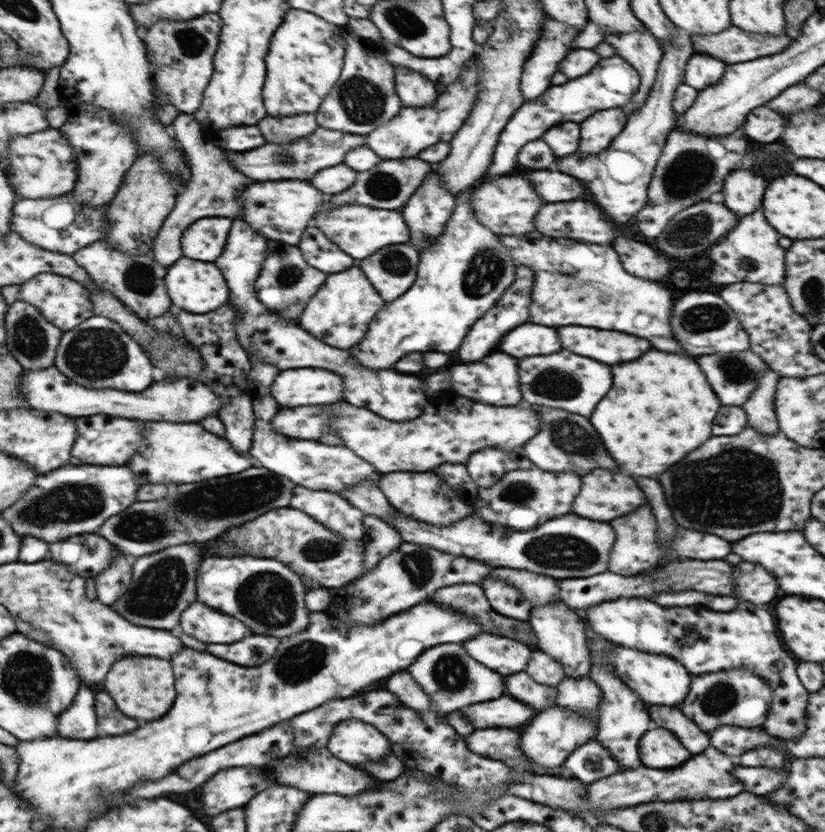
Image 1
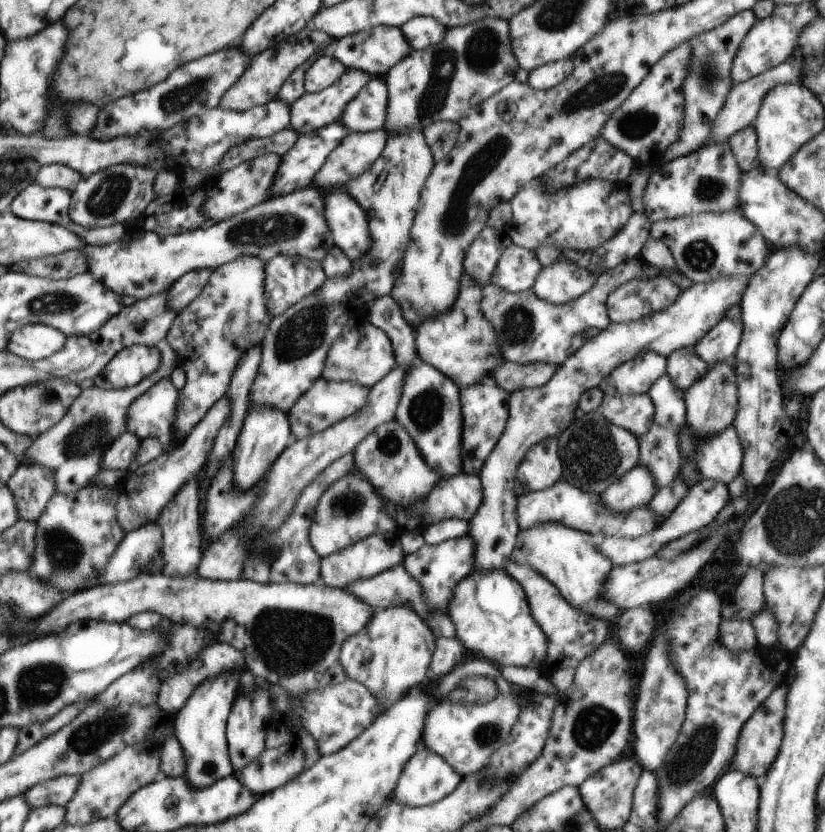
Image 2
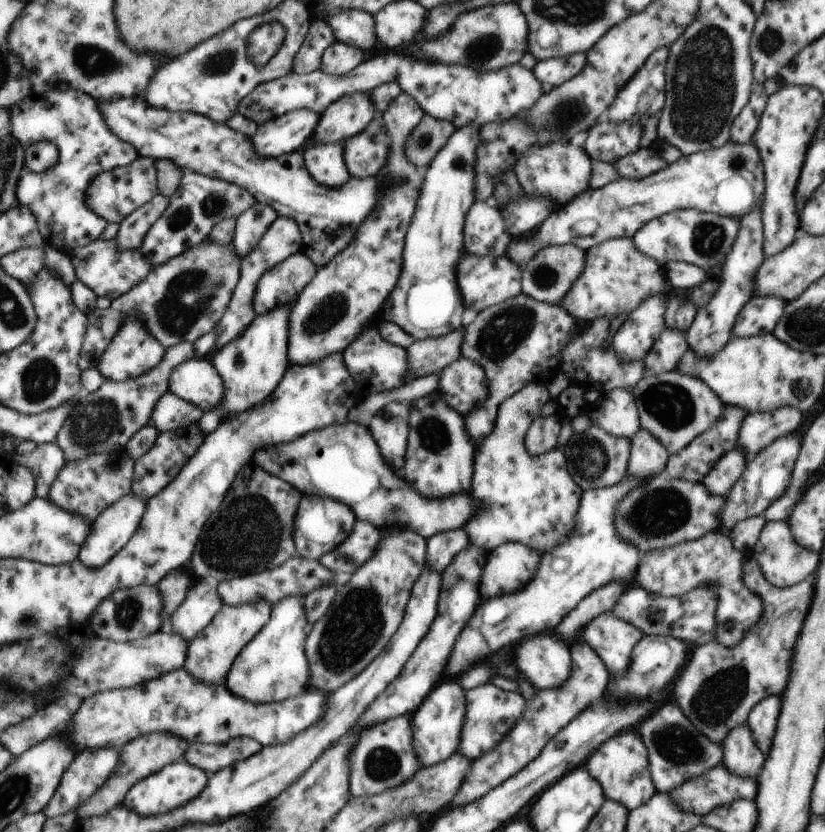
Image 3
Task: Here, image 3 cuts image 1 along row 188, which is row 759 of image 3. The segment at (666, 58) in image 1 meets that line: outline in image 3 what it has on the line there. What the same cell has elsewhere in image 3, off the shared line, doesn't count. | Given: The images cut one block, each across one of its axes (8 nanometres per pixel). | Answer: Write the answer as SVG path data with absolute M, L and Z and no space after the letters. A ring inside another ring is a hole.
M622 732L604 742L586 762L586 770L592 778L596 778L603 788L605 798L623 804L633 811L645 805L657 793L651 779L648 762L648 751L640 736L632 732Z

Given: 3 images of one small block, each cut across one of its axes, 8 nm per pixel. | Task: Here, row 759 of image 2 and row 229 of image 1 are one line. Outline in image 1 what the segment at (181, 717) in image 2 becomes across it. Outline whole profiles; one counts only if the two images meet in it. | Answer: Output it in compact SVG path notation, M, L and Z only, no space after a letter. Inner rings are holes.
M199 218L182 234L182 250L186 258L214 262L229 238L230 218Z

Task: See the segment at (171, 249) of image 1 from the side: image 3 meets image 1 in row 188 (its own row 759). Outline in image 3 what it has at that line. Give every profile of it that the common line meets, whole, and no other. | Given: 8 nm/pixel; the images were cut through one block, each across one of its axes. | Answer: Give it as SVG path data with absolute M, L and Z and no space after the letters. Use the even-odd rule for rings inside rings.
M236 738L230 744L202 744L190 745L184 754L184 760L192 766L206 768L206 772L218 772L222 766L230 766L238 760L244 760L256 754L262 746L252 738Z

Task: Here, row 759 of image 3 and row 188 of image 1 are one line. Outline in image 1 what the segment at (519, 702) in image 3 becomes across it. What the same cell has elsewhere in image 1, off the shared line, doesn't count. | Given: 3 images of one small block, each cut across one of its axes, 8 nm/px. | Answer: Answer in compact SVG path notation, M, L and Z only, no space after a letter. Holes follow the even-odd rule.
M614 55L602 58L586 76L568 80L562 86L550 86L542 96L524 101L514 111L508 124L500 133L492 164L486 175L478 179L468 191L456 195L456 206L444 231L424 249L419 251L420 262L416 281L410 289L376 313L369 330L350 352L368 368L392 368L408 352L452 352L460 346L472 324L484 316L500 300L508 286L516 278L517 265L510 257L510 249L500 237L482 225L472 207L472 192L486 180L506 176L516 166L518 150L542 138L546 130L560 122L584 122L598 110L624 106L630 102L630 94L636 95L640 87L640 75L626 60Z

